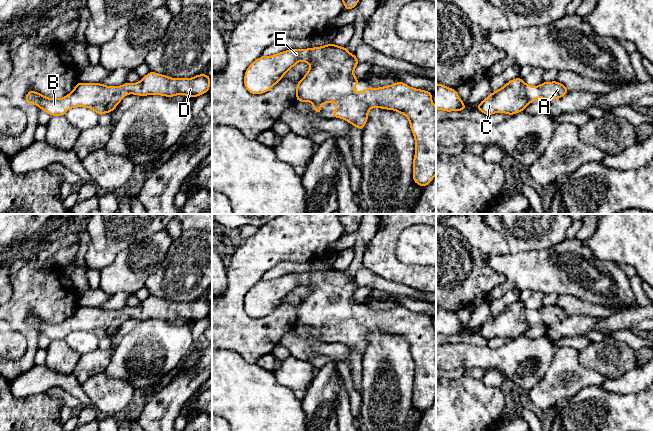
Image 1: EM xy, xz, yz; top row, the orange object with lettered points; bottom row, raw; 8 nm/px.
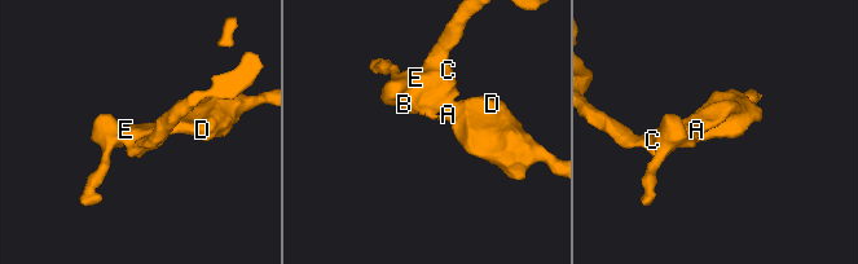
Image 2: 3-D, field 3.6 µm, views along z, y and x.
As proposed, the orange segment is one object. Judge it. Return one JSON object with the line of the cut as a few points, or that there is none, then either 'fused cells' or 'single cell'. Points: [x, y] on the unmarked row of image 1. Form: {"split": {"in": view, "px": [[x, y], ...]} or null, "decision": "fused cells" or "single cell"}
{"split": null, "decision": "single cell"}

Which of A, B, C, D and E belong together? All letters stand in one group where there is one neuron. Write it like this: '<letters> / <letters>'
A B C D E

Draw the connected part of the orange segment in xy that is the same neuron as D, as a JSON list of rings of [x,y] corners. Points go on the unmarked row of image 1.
[[[150,295],[139,306],[126,306],[121,310],[77,306],[69,318],[59,323],[30,314],[26,318],[25,326],[37,329],[51,340],[64,340],[74,331],[89,332],[102,339],[111,337],[128,318],[165,321],[186,319],[195,322],[209,315],[210,305],[208,298],[198,298],[192,302],[172,302]]]

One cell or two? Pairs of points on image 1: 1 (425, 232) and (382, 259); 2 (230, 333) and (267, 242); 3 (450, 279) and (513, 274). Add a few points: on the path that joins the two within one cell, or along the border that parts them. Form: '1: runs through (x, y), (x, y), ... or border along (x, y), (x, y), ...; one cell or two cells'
1: border along (405, 228), (399, 235), (396, 257), (414, 265); two cells
2: runs through (230, 310), (230, 304), (238, 282), (247, 265); one cell
3: border along (488, 257), (487, 262), (504, 277), (490, 294); two cells

